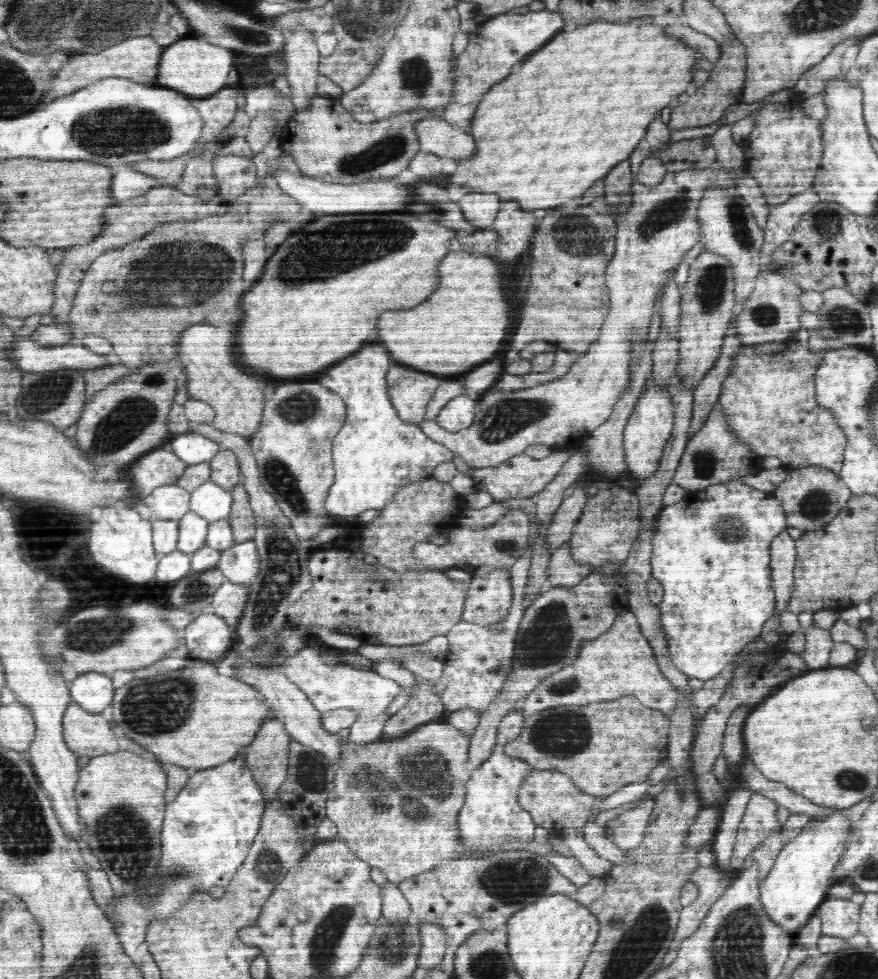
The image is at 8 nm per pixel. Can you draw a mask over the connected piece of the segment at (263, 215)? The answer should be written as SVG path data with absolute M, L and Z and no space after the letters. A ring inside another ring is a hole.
M267 174L261 185L256 184L244 194L229 201L228 210L223 215L212 215L193 221L168 221L152 228L152 232L146 233L138 240L132 240L123 247L108 249L108 252L96 257L76 295L69 314L72 338L66 343L80 345L87 334L97 334L110 342L118 354L115 358L119 362L136 366L175 358L184 330L200 322L196 320L196 310L200 312L202 322L208 322L213 326L220 325L220 322L241 322L244 312L238 306L222 304L238 304L238 300L246 292L242 282L245 268L243 244L250 240L262 240L274 220L290 221L301 211L300 203L292 195L284 193L278 187L276 179ZM106 281L116 284L116 294L102 292L102 286ZM182 314L190 314L192 320L182 320Z

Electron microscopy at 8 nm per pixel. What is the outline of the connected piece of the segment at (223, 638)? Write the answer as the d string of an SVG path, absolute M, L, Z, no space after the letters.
M208 609L184 629L183 641L194 658L216 660L235 644L235 629Z

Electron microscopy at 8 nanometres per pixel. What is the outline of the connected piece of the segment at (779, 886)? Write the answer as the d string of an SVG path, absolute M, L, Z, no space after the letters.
M838 812L824 820L812 819L802 834L794 840L787 840L775 864L762 882L759 882L759 899L763 911L772 923L779 924L781 930L795 935L819 910L822 900L828 898L832 886L834 862L840 861L845 852L851 824L849 819Z

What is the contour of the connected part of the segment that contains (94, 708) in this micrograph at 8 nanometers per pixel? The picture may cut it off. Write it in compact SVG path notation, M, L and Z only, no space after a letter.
M96 672L82 673L68 683L72 702L80 704L86 711L100 713L110 706L114 698L112 679Z

